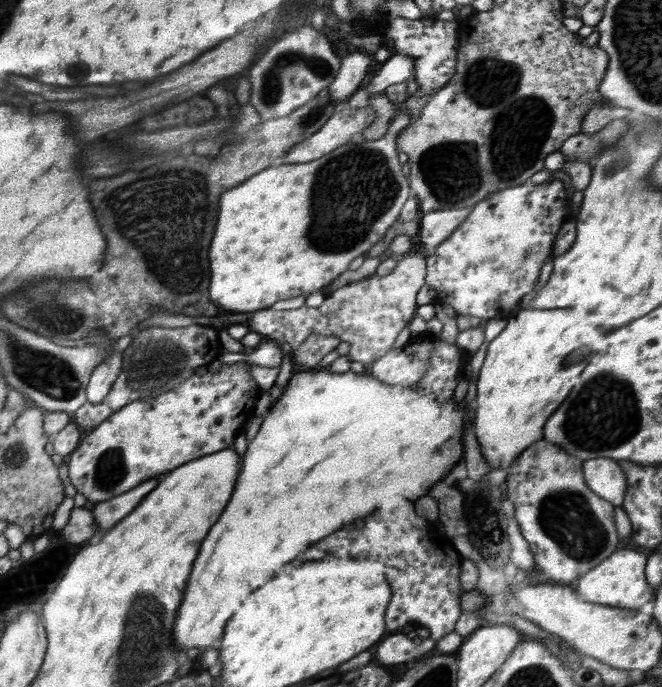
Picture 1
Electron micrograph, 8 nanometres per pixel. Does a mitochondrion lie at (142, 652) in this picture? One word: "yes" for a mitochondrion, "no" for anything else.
yes

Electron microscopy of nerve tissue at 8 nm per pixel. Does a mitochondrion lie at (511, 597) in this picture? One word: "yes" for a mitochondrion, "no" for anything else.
no

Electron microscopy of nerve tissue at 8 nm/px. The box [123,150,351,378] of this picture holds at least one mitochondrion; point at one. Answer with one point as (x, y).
(171, 266)

